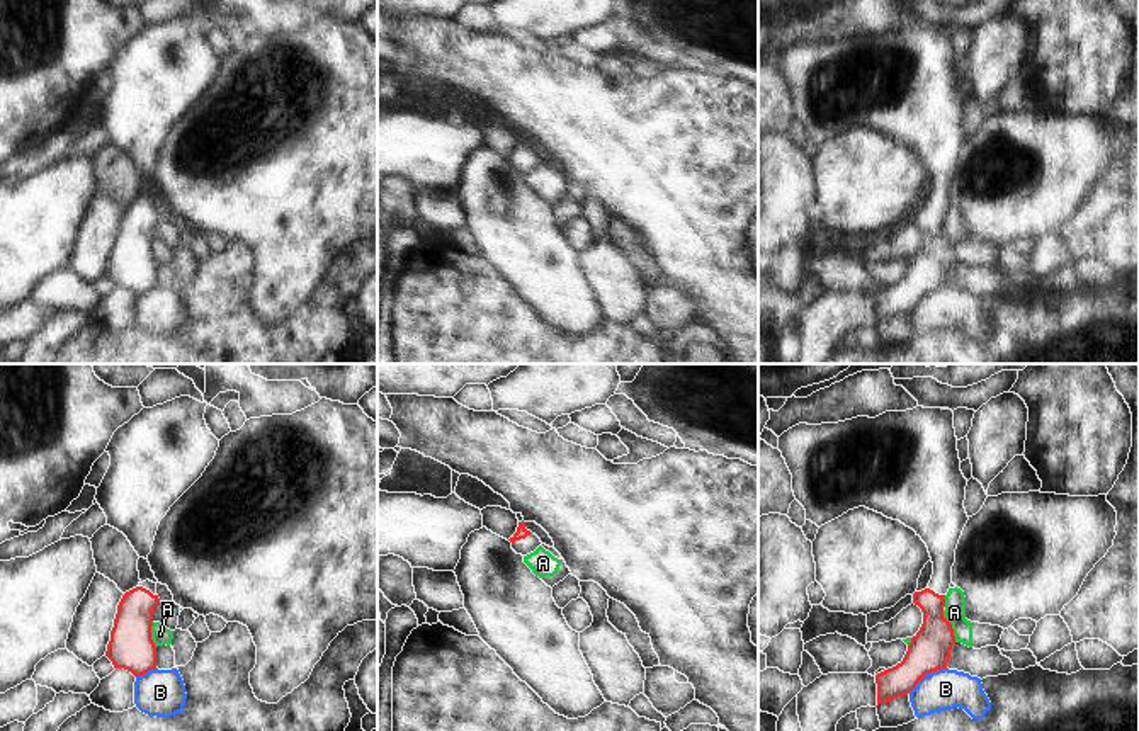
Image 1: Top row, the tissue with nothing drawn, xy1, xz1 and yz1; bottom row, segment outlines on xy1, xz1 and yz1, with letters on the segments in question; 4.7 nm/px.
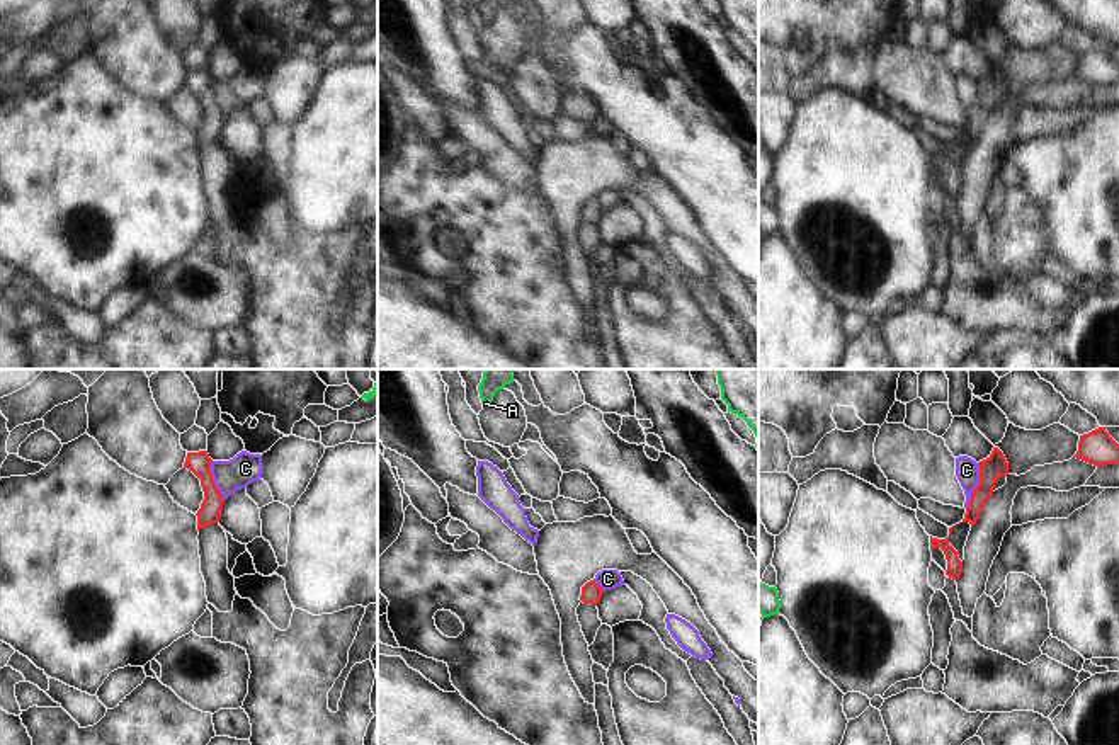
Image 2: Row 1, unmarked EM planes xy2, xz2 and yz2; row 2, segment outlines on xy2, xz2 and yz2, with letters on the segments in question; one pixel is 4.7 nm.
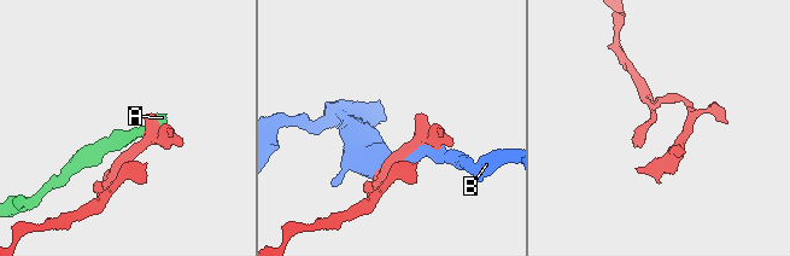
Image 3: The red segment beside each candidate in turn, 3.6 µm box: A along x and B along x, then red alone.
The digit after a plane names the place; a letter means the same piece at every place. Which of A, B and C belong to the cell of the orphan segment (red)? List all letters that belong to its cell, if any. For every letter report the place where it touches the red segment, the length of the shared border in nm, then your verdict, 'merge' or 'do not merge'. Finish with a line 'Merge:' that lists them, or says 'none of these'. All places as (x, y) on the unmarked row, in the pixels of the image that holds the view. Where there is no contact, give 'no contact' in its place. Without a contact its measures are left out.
A: meets red in yz1 at (951, 245); contact 170 nm long; do not merge
B: meets red in yz1 at (927, 293); contact 220 nm long; do not merge
C: meets red in yz2 at (976, 106); contact 240 nm long; do not merge
Merge: none of these

